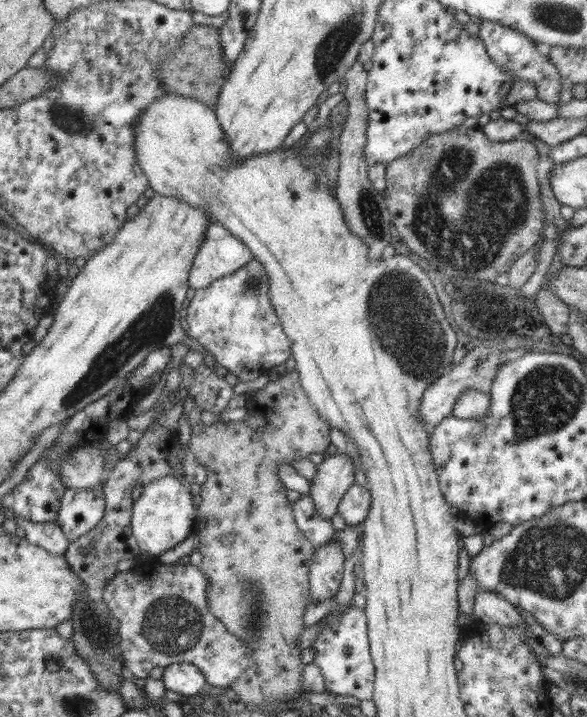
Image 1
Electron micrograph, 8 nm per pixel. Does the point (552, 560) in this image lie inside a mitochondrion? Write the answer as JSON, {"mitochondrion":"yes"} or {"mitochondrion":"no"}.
{"mitochondrion":"yes"}

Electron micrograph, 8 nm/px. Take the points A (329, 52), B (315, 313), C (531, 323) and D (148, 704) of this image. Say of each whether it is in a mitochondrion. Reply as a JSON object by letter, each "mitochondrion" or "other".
{"A":"mitochondrion","B":"other","C":"other","D":"other"}

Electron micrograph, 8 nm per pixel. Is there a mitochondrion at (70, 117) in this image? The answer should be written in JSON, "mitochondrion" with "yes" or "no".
{"mitochondrion":"yes"}

